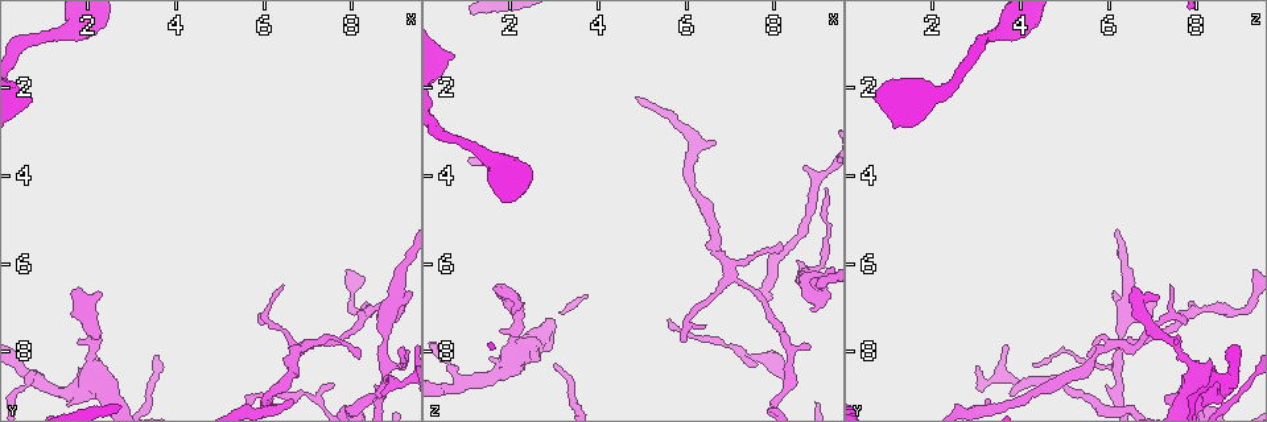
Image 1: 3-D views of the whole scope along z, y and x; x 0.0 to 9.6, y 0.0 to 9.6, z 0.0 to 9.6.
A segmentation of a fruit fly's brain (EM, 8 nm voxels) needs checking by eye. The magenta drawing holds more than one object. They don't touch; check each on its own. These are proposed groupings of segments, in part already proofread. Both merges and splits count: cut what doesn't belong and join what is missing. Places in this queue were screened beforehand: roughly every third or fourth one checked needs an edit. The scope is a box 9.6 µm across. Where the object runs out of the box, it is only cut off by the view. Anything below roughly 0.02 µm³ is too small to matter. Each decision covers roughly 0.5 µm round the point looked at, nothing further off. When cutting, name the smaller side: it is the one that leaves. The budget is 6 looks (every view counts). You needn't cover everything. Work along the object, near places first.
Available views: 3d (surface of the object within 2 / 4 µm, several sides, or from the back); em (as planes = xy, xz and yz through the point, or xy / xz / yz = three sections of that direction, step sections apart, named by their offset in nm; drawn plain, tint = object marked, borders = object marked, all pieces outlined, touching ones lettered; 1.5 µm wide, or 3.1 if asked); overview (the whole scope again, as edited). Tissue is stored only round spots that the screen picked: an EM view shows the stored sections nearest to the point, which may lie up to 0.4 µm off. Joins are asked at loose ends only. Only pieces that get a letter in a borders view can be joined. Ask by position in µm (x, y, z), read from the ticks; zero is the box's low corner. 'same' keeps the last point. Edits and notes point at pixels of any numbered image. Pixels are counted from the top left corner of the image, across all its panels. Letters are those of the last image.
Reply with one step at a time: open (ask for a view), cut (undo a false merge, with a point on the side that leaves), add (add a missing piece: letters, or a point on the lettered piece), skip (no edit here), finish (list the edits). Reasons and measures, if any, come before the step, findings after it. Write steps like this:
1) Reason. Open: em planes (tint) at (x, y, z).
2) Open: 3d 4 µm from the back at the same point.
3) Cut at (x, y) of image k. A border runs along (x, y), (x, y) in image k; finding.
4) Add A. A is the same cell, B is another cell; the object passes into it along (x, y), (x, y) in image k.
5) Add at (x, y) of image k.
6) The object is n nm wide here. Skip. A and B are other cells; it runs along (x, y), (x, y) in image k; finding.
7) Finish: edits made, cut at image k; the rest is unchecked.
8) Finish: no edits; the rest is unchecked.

Free end. Open: em planes (borders) at (8.85, 6.95, 7.85).

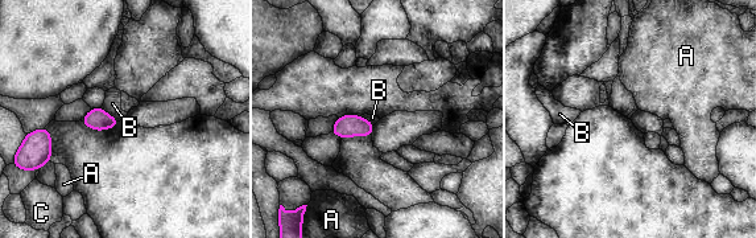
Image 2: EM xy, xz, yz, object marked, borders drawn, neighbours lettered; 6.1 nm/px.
Skip. A, B and C are other cells; a border runs along (102, 106), (119, 120) in image 2; none of them fits.

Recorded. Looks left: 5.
An open end. Open: 3d 4 µm at (6.00, 7.35, 7.70).

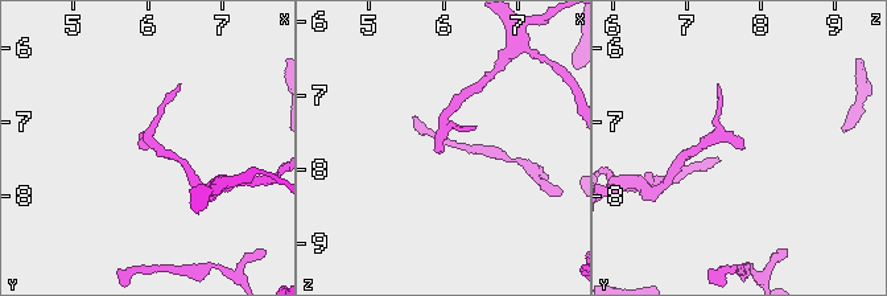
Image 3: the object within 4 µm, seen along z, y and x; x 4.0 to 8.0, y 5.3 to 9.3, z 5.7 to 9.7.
Need the tissue. Open: em planes (borders) at (6.00, 7.30, 7.70).

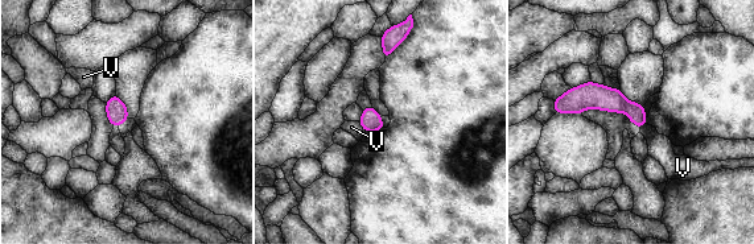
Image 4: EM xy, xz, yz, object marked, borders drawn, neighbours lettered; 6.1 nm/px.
Skip. V is another cell; a border runs along (357, 122), (365, 132) in image 4; none of them fits.

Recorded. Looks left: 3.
Free end. Open: em xz step 8 (borders) at (1.80, 7.75, 7.50).

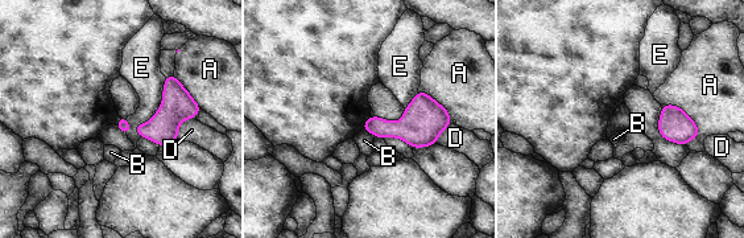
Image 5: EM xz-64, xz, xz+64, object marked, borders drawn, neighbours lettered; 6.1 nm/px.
Open: em planes (borders) at the same point.

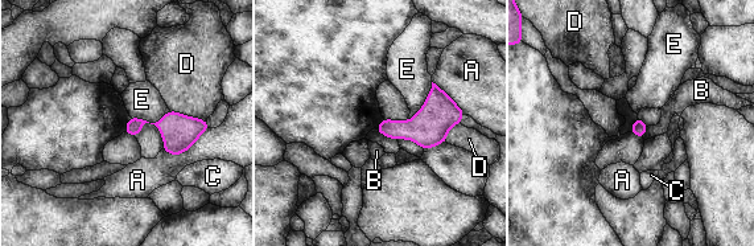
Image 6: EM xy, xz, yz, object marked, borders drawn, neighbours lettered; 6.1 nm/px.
Skip. A, B, C, D and E are other cells; none of them fits.

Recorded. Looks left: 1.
Finish: no edits; the rest is unchecked.

